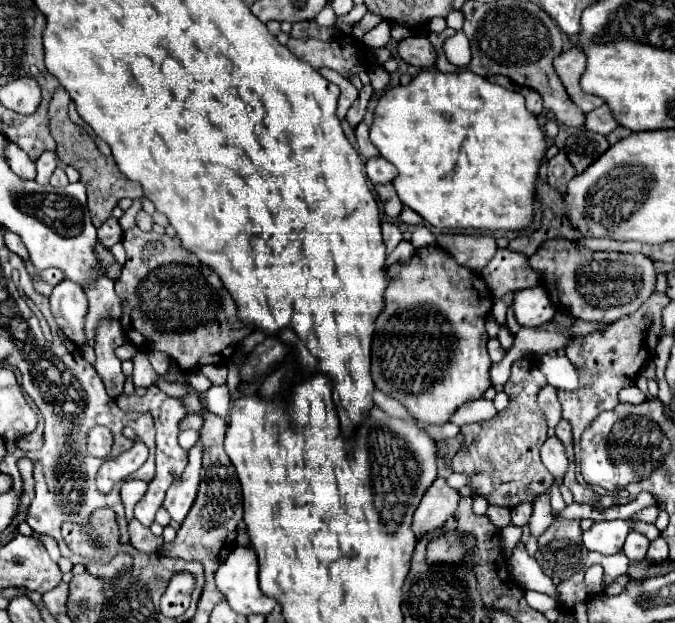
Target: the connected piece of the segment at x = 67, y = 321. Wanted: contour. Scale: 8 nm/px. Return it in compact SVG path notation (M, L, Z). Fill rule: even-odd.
M70 280L60 282L50 294L50 310L64 336L76 346L84 346L84 318L88 314L88 300L84 290Z

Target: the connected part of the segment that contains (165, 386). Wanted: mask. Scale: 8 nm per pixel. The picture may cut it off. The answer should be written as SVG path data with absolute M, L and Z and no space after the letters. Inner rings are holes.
M162 376L158 377L156 386L167 395L174 398L183 398L188 392L188 386L178 383L167 383Z

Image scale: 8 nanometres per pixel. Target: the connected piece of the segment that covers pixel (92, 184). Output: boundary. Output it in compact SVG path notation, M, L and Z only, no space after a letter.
M58 88L50 100L50 108L48 108L48 124L50 124L50 134L56 140L56 154L60 158L60 162L74 166L80 172L80 182L86 186L86 194L88 194L88 208L92 212L92 222L98 228L100 224L104 224L110 218L112 208L116 206L116 202L120 198L142 198L142 186L138 182L128 180L116 166L116 162L112 158L106 158L100 154L100 150L96 148L94 140L90 134L86 134L80 126L76 126L70 118L68 118L68 102L70 96L64 88Z

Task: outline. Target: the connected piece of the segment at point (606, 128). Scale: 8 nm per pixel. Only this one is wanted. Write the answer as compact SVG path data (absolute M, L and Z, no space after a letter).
M604 104L600 108L596 108L594 112L586 114L586 128L598 134L610 134L614 128L618 126L618 122L614 120L610 108Z

